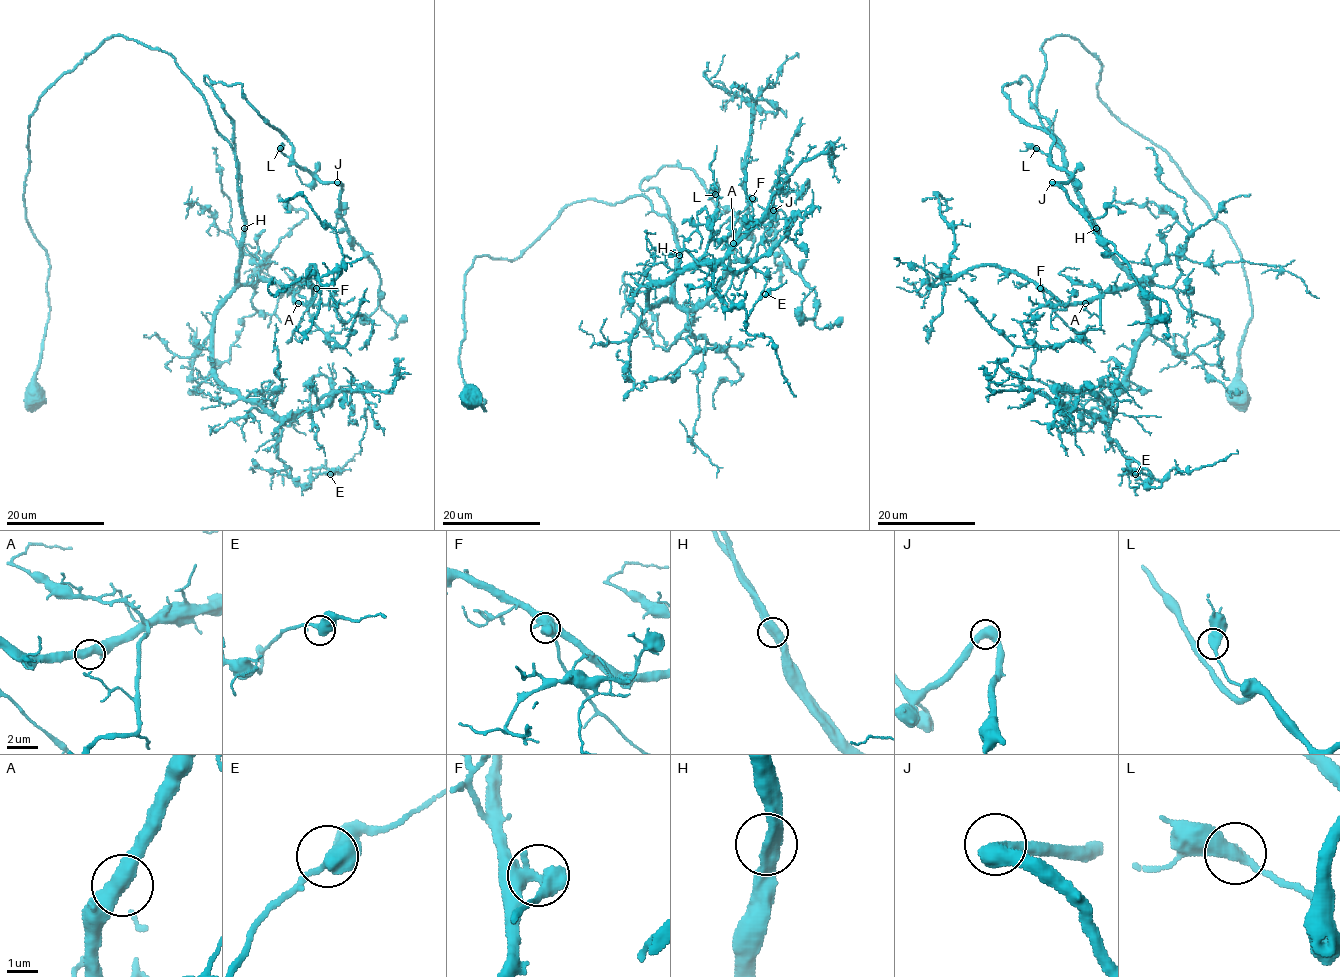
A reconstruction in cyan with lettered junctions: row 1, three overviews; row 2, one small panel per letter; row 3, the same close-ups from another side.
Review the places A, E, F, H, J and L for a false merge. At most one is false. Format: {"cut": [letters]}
{"cut": []}

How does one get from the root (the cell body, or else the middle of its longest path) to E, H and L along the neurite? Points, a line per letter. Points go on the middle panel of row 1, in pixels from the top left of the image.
E: (473, 395), (464, 275), (573, 203), (672, 224), (649, 305), (714, 263), (727, 308), (765, 294)
H: (473, 395), (485, 410), (459, 361), (476, 257), (517, 259), (568, 205), (635, 196), (672, 224), (680, 254)
L: (473, 395), (476, 257), (517, 259), (586, 199), (669, 219), (640, 185), (677, 161), (715, 194)

